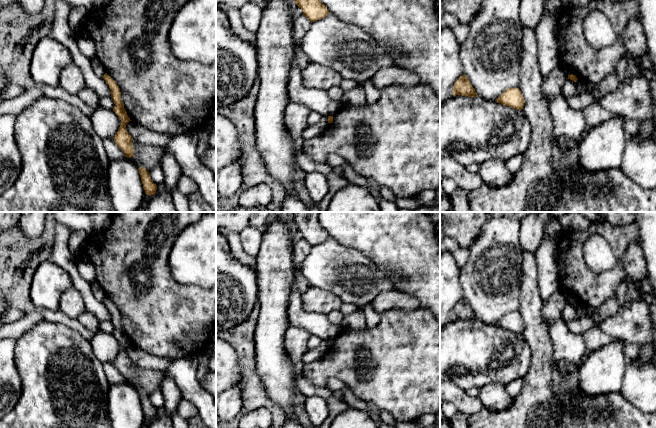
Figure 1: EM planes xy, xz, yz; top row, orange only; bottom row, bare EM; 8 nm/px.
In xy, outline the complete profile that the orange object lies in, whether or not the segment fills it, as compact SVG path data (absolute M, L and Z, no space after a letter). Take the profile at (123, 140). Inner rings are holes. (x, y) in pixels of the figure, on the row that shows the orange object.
M105 73L103 79L108 84L111 90L111 98L114 101L114 108L113 111L117 114L117 116L121 120L121 125L116 132L114 138L115 144L123 151L125 157L130 158L134 155L134 148L132 146L133 138L129 135L126 129L126 125L130 120L127 115L127 112L124 108L122 99L121 99L121 92L120 88L117 83L107 74Z

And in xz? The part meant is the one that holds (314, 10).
M294 0L303 14L312 22L326 17L330 12L320 0Z

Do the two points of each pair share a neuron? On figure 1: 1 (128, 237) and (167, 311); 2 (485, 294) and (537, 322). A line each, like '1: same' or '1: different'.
1: same
2: different

